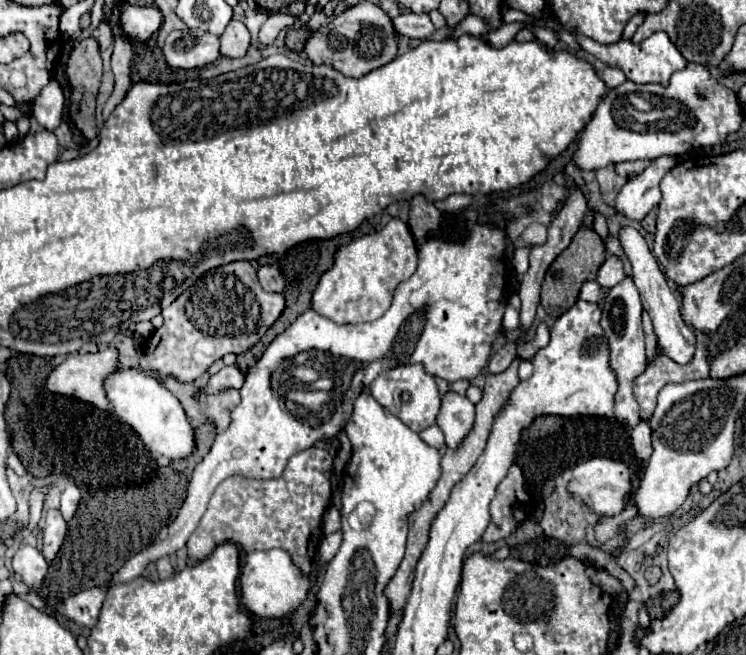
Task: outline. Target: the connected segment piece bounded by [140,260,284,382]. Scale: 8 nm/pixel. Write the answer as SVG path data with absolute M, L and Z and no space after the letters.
M232 262L206 272L188 292L162 310L164 324L152 334L140 358L140 368L160 372L178 382L194 382L226 354L252 348L284 310L284 296L266 292L250 262Z

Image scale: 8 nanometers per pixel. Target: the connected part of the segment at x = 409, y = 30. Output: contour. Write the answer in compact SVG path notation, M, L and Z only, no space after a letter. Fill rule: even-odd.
M402 12L398 18L392 20L398 34L408 36L412 40L426 40L436 30L430 22L428 14L414 14L414 12Z

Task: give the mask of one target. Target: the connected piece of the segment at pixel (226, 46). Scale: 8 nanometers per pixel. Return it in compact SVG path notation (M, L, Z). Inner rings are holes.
M232 20L228 24L228 28L224 30L224 34L220 36L220 54L226 58L242 58L246 56L248 48L250 48L250 34L246 30L246 26L238 20Z

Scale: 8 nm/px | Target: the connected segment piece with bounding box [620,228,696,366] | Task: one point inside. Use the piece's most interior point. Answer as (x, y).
(676, 340)

